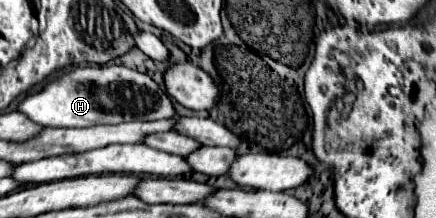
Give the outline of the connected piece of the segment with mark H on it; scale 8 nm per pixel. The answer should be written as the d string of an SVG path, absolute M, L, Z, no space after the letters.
M124 65L74 67L72 71L50 81L42 91L22 99L18 103L18 111L42 127L92 127L100 123L116 125L132 119L156 121L176 115L170 97L148 75Z

